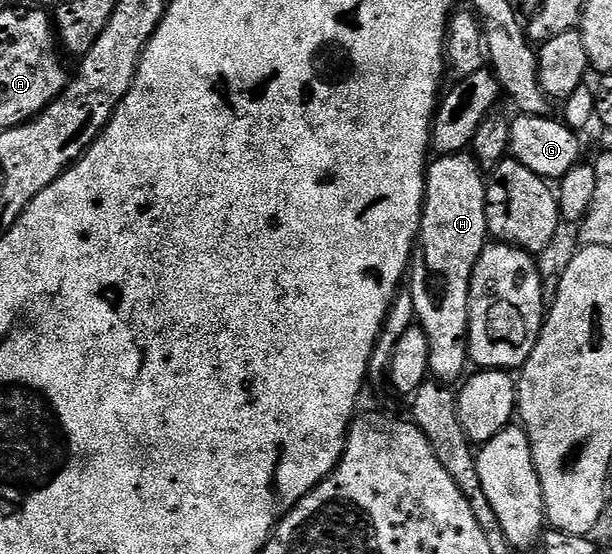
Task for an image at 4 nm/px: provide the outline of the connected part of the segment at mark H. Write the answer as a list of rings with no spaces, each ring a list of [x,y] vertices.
[[[467,151],[436,156],[427,167],[423,218],[419,224],[417,248],[414,250],[413,260],[409,266],[409,285],[411,281],[409,292],[413,299],[417,324],[429,339],[430,376],[436,382],[452,383],[451,381],[455,380],[458,382],[464,376],[463,368],[469,365],[467,324],[469,323],[471,276],[481,251],[488,243],[487,183],[478,161]]]

